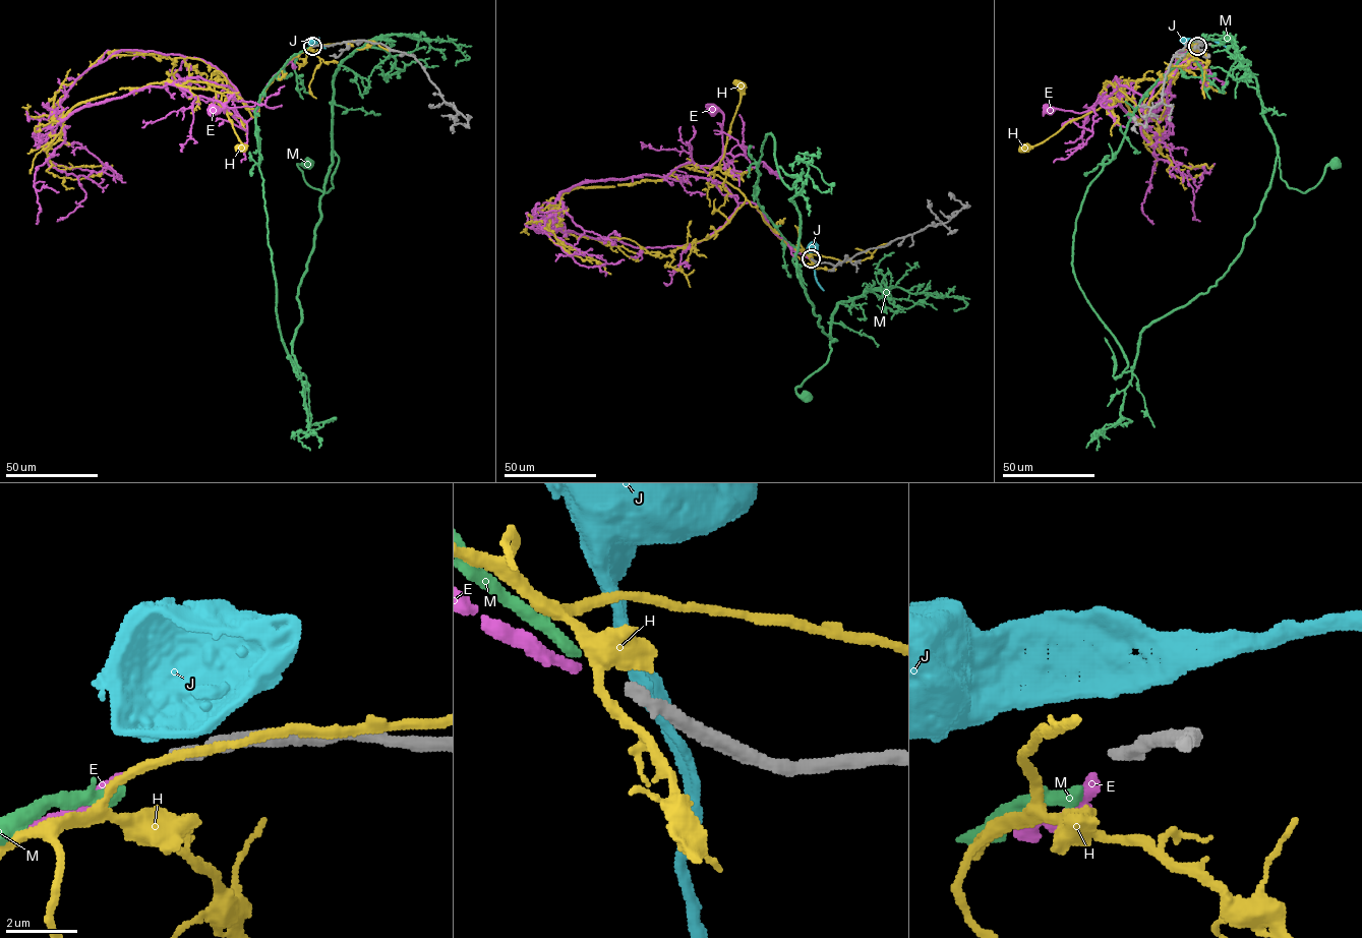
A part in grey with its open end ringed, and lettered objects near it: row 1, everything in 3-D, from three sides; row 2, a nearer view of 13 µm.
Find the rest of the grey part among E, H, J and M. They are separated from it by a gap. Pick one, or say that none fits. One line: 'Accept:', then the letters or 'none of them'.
Accept: E

